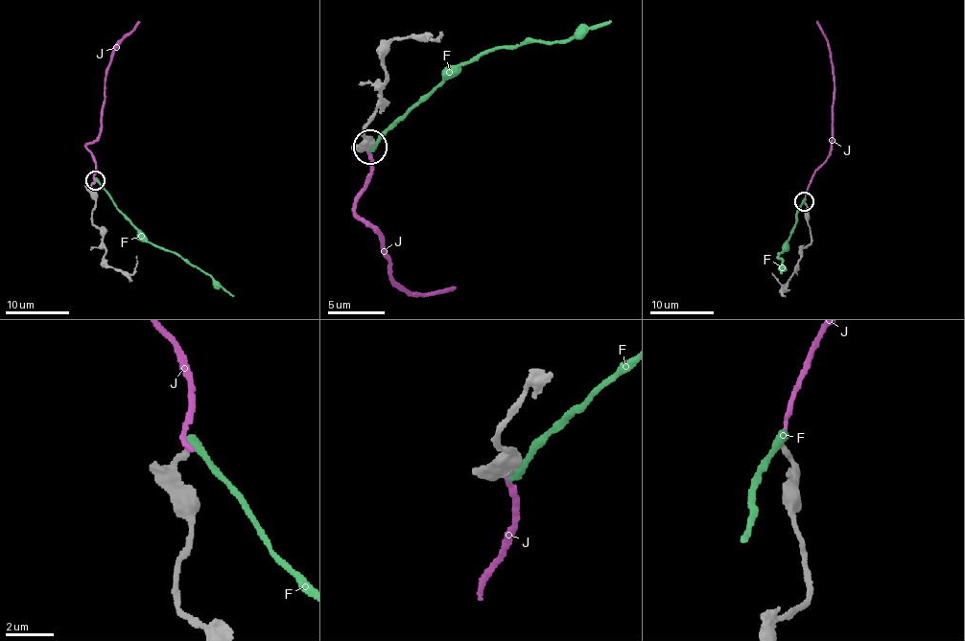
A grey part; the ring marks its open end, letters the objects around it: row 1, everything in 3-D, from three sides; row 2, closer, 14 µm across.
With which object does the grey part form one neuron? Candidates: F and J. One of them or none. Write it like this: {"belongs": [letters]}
{"belongs": []}

